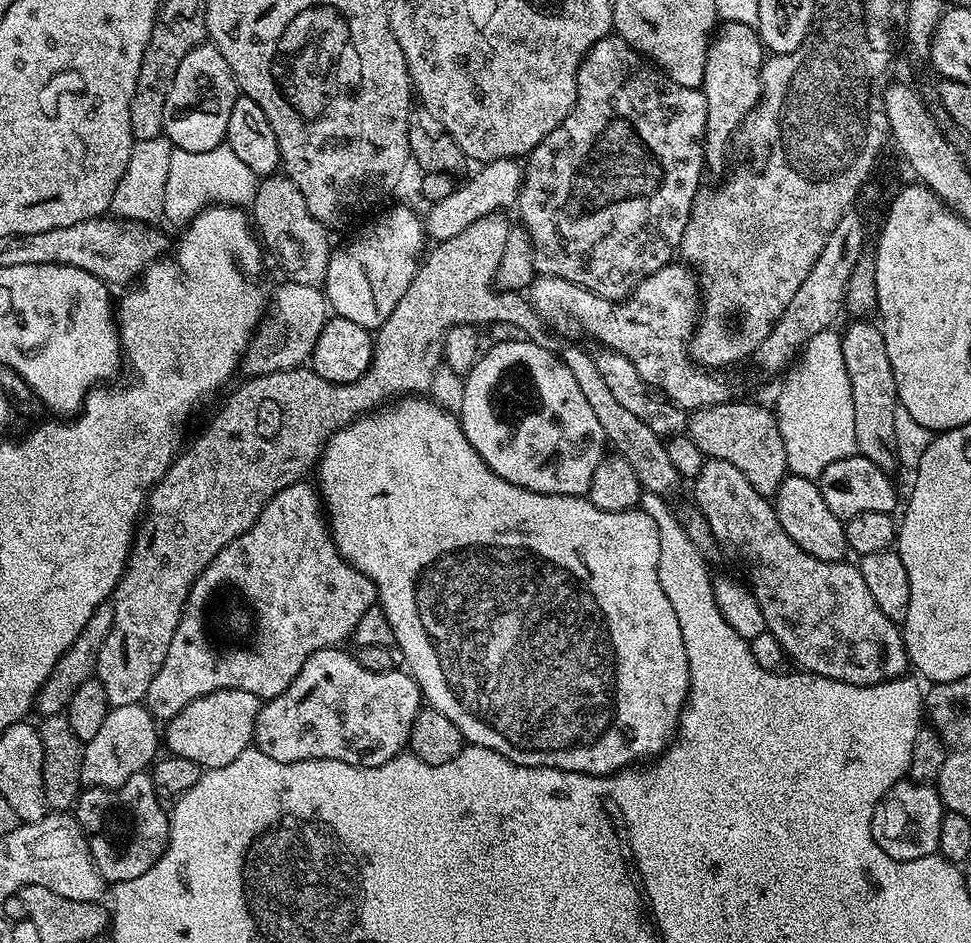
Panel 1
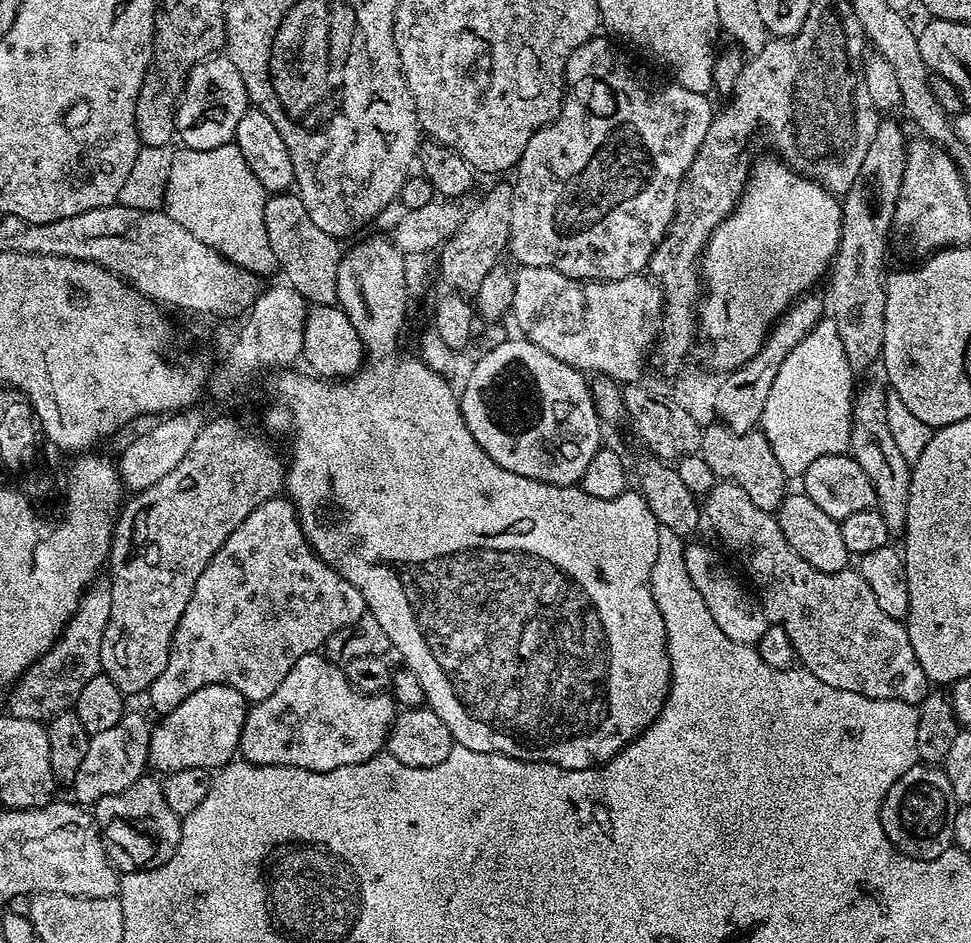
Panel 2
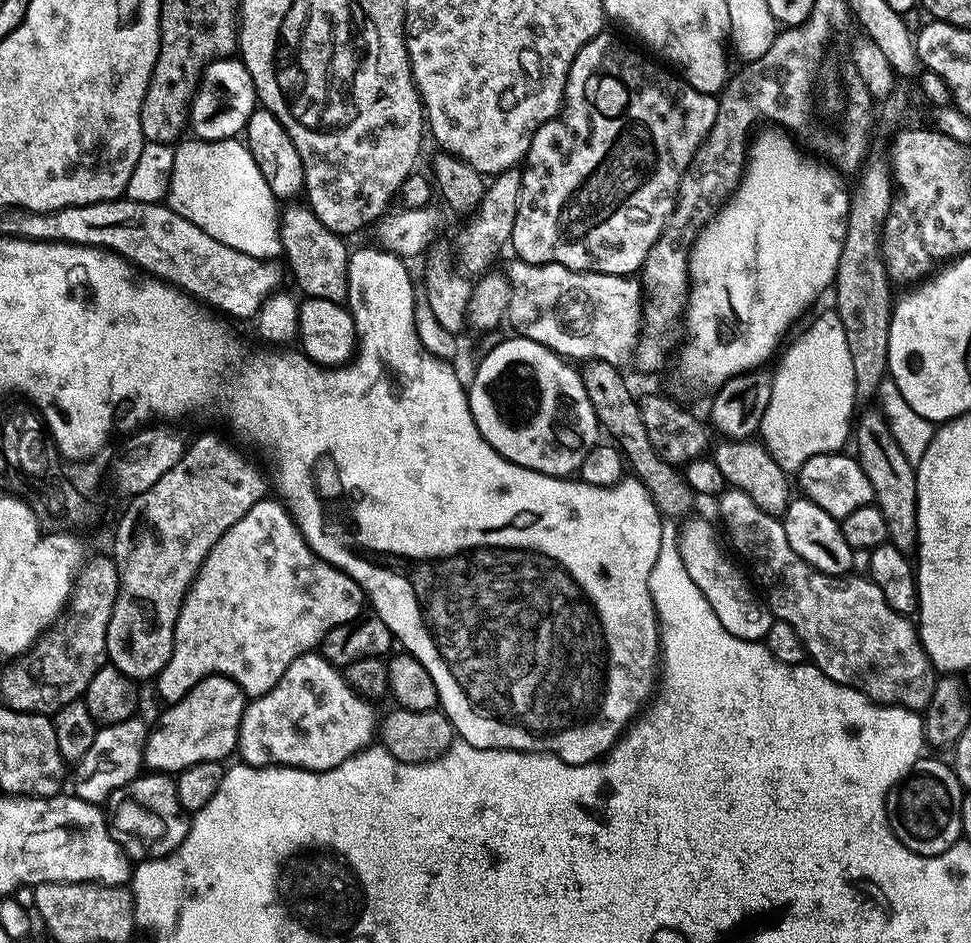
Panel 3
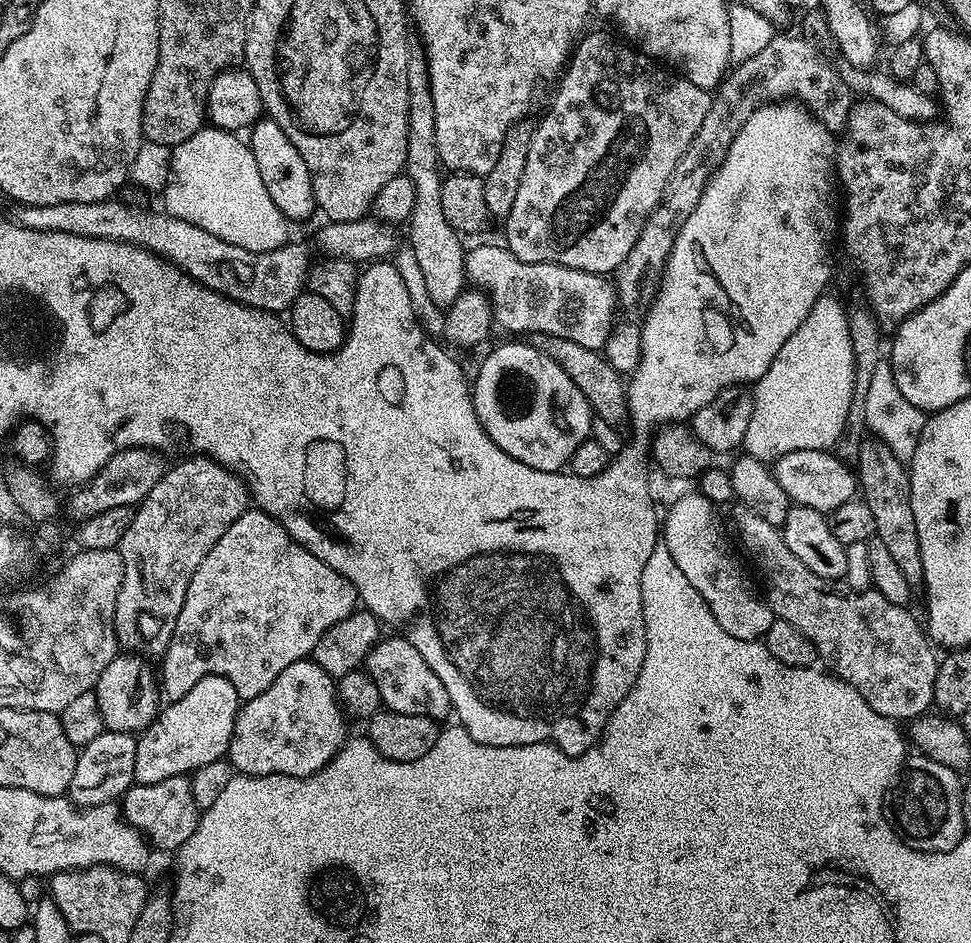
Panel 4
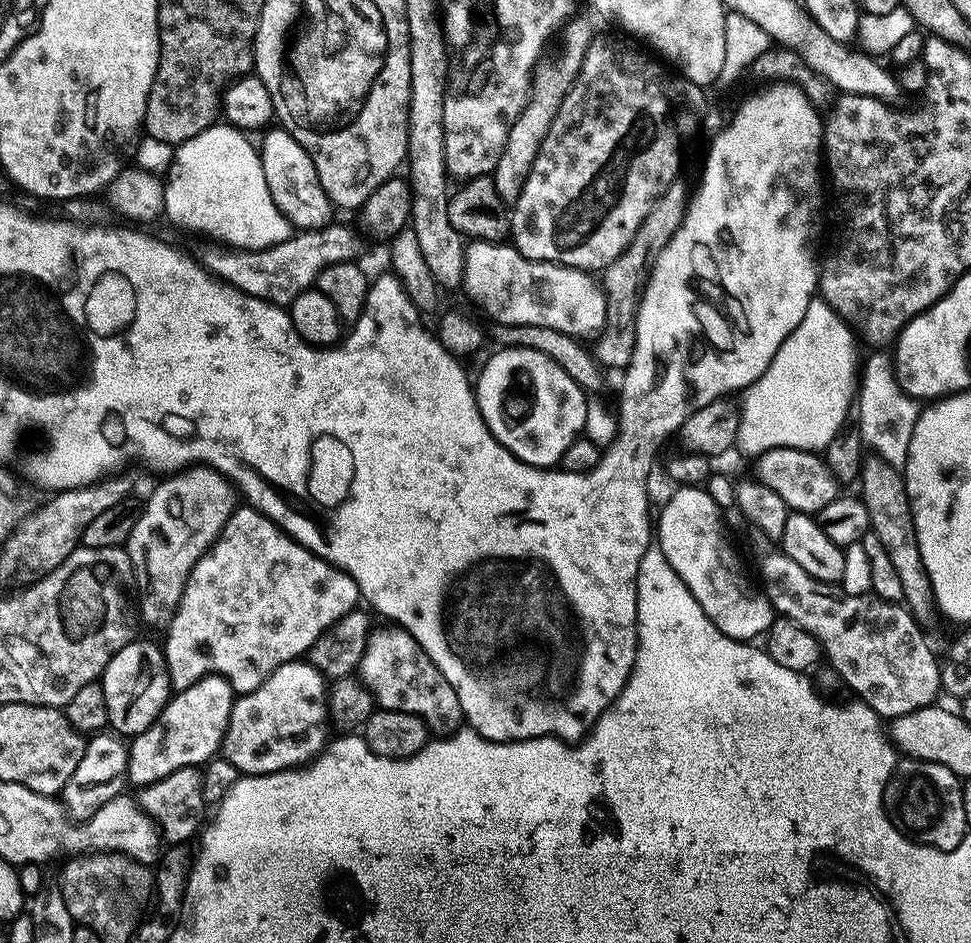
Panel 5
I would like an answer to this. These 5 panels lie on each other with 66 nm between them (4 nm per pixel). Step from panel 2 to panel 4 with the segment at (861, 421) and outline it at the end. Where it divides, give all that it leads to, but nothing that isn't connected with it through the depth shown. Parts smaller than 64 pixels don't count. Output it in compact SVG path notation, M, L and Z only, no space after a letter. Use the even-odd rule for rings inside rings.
M865 439L860 445L858 484L864 504L870 506L870 514L874 514L875 539L886 545L886 551L893 556L894 562L898 562L898 570L902 570L906 582L913 586L923 585L922 550L918 546L918 526L914 522L905 461L894 458L892 451L881 440Z

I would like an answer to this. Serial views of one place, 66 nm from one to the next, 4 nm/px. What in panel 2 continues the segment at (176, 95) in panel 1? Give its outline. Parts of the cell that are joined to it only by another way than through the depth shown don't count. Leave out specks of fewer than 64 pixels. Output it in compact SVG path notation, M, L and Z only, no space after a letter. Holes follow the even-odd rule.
M205 62L193 68L176 105L174 128L178 133L178 140L180 136L179 143L186 148L217 148L219 144L229 143L236 124L250 107L248 91L244 83L239 78L232 78L229 84L223 84L219 74L212 72L210 65L211 63ZM199 108L204 112L210 111L211 108L216 111L216 125L213 126L212 132L207 132L204 128L192 128L200 116Z

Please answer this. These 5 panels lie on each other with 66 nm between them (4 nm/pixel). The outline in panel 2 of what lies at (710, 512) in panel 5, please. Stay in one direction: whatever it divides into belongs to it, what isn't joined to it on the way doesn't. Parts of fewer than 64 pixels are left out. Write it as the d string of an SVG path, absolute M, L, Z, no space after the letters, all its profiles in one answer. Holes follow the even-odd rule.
M689 543L684 550L684 561L688 573L699 593L702 594L714 622L726 638L730 638L739 644L759 645L762 634L766 634L769 626L768 615L764 612L764 605L755 595L752 596L720 565L720 560L704 544Z

